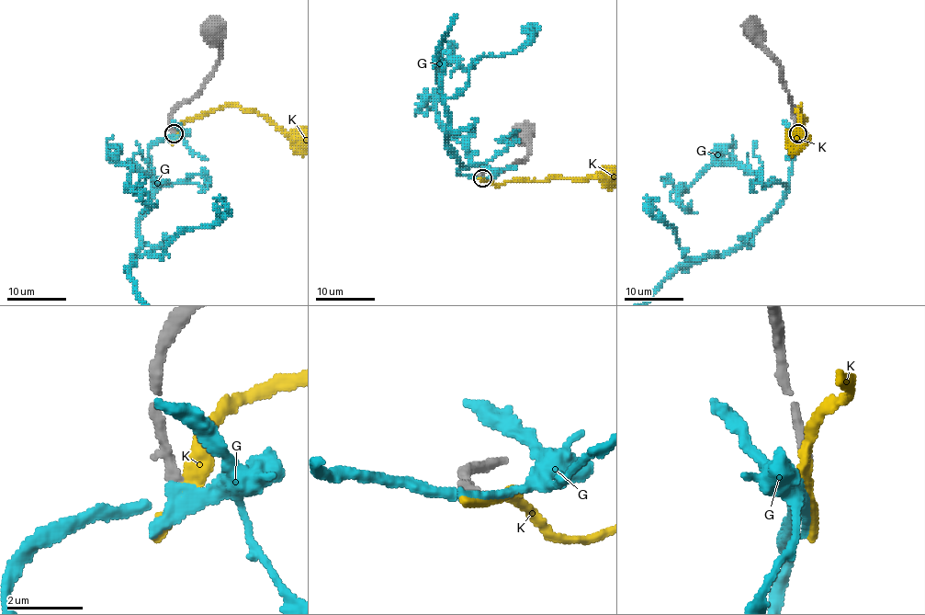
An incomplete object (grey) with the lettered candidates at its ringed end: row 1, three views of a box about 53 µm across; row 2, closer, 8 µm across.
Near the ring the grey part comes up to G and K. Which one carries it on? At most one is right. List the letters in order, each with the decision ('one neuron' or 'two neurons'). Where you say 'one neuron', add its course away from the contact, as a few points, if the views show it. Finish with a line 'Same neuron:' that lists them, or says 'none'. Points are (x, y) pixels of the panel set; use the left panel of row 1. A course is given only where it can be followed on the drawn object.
G: one neuron
K: two neurons
Same neuron: G

